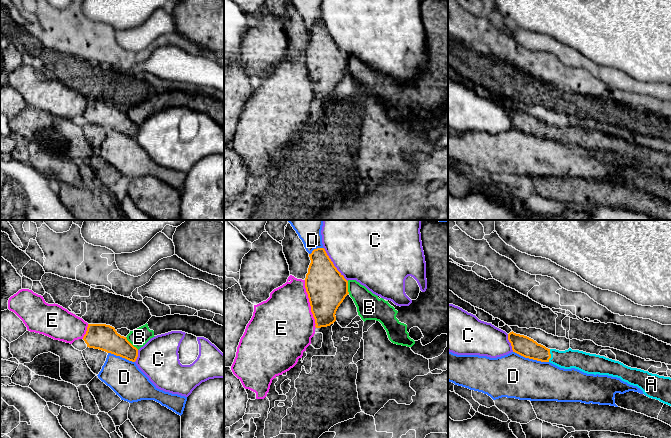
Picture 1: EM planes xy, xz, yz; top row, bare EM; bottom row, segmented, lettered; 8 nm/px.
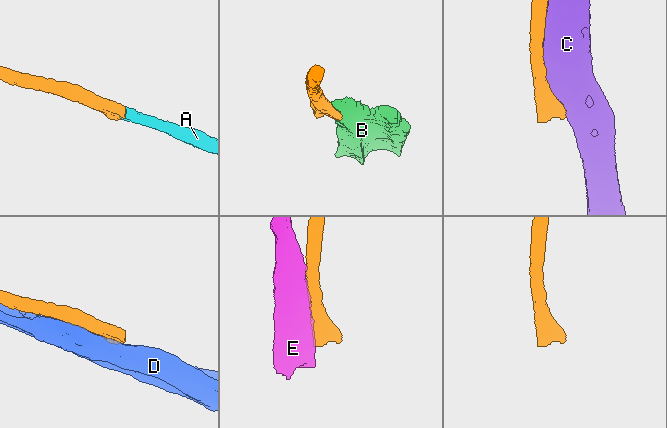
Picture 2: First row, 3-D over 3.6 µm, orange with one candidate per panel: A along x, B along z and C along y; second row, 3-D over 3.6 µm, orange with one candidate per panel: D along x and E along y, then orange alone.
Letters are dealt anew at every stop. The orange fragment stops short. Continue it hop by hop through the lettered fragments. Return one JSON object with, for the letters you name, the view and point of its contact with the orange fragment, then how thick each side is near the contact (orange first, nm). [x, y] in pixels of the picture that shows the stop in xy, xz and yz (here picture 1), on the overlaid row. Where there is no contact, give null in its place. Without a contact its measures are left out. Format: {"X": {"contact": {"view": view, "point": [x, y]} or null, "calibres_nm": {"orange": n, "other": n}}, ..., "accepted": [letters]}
{"A": {"contact": {"view": "yz", "point": [550, 355]}, "calibres_nm": {"orange": 160, "other": 150}}, "accepted": ["A"]}

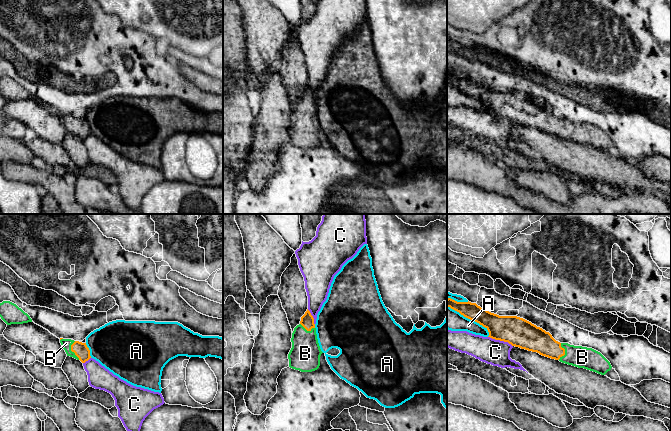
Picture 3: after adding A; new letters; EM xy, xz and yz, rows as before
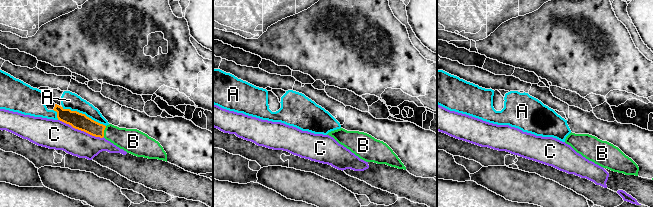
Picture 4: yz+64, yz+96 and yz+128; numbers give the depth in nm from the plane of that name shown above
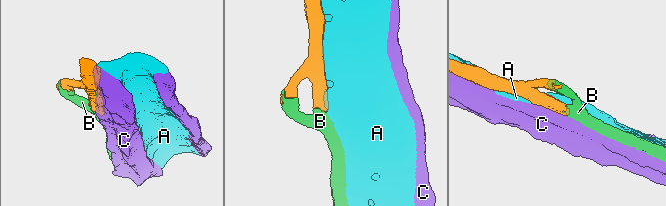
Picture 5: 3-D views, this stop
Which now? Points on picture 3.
{"B": {"contact": {"view": "xy", "point": [71, 350]}, "calibres_nm": {"orange": 120, "other": 80}}, "accepted": ["B"]}

